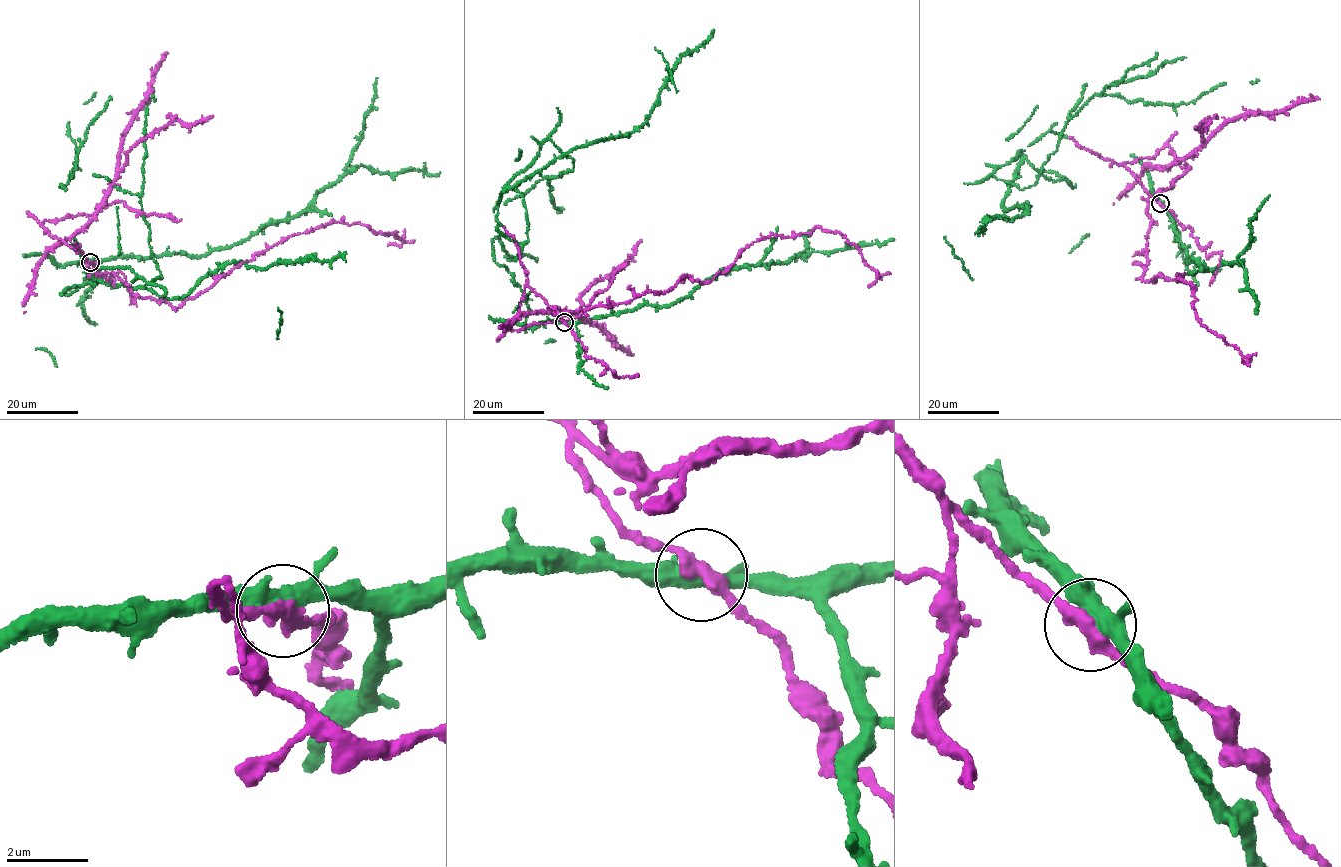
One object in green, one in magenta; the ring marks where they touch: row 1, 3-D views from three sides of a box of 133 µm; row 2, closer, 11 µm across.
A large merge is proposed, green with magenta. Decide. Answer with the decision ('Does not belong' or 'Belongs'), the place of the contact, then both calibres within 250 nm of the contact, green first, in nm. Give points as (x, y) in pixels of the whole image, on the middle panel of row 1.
Belongs. Place: (564, 322). Thickness 400 nm (green) against 360 nm

